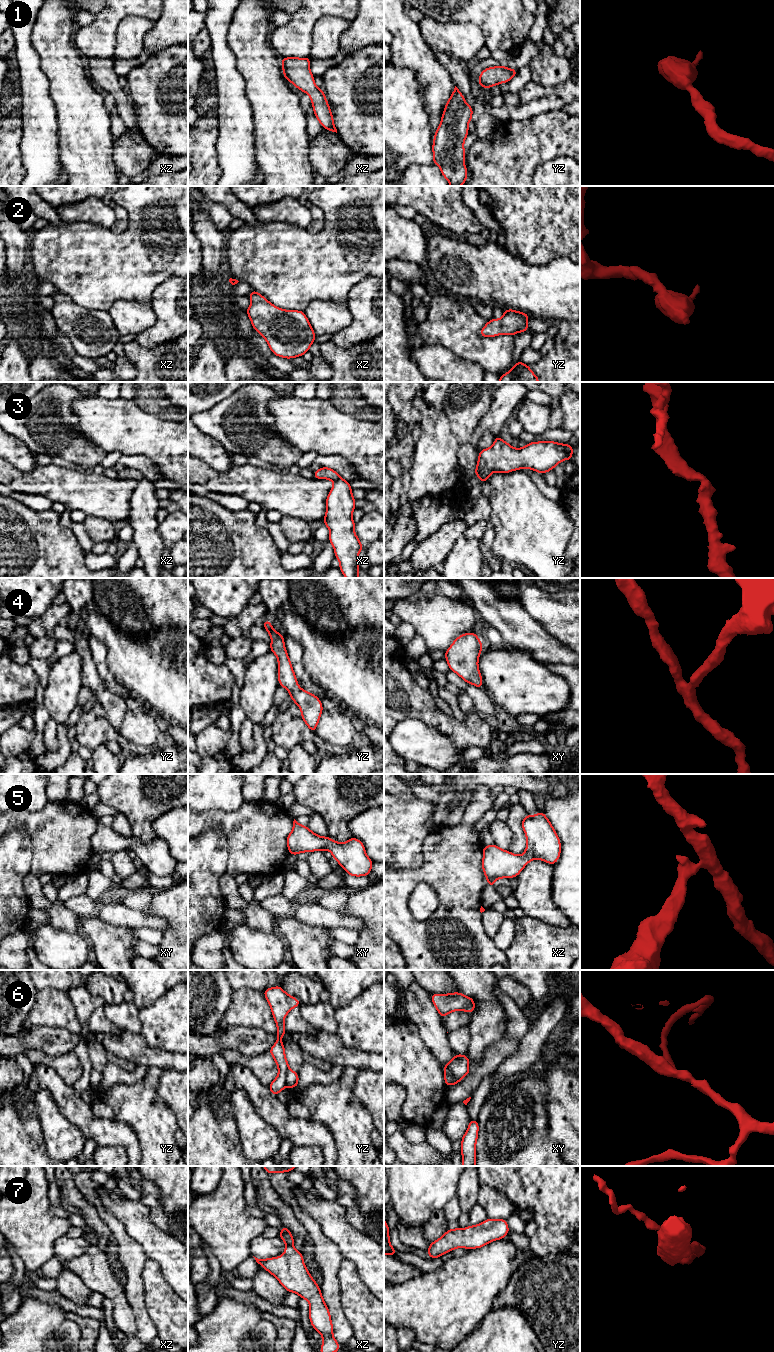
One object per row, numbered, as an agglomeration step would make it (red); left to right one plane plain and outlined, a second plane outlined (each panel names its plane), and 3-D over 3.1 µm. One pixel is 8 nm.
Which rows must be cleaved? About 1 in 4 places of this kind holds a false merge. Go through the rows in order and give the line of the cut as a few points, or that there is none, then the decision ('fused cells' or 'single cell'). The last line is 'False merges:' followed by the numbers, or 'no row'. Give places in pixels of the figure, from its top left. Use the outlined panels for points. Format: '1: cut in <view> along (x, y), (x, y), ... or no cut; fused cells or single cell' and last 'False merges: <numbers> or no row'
1: no cut; single cell
2: no cut; single cell
3: no cut; single cell
4: no cut; single cell
5: no cut; single cell
6: cut in yz along (289, 1069), (286, 1075), (286, 1085); fused cells
7: no cut; single cell
False merges: 6

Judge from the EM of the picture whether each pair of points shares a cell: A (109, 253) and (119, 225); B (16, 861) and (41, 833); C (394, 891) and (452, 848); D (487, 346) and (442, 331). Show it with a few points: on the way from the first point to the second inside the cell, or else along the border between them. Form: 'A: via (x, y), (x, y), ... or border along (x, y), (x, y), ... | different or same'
A: border along (126, 210), (127, 227), (120, 232), (112, 232) | different
B: border along (15, 826), (24, 828), (30, 840), (31, 867) | different
C: via (408, 879), (427, 873), (438, 862) | same
D: via (477, 351), (456, 331), (453, 331) | same

